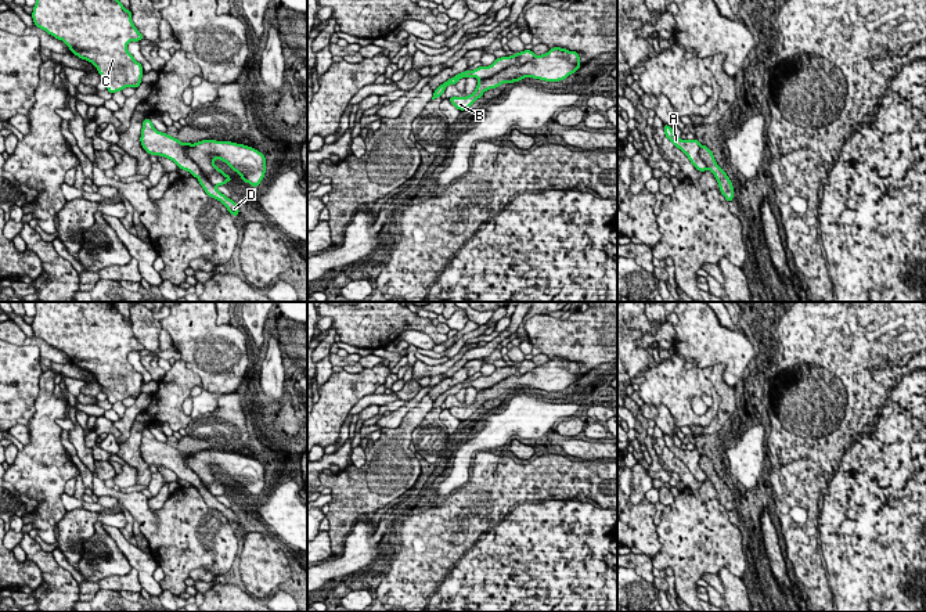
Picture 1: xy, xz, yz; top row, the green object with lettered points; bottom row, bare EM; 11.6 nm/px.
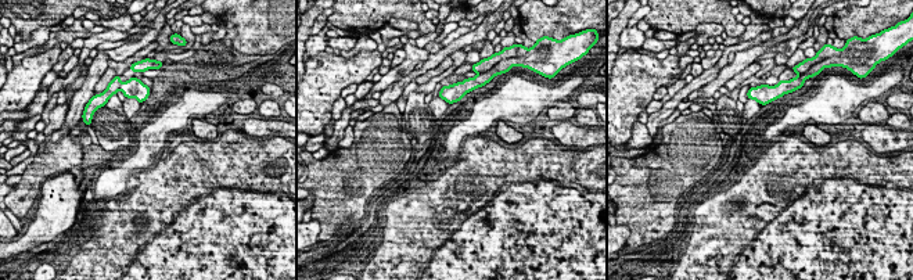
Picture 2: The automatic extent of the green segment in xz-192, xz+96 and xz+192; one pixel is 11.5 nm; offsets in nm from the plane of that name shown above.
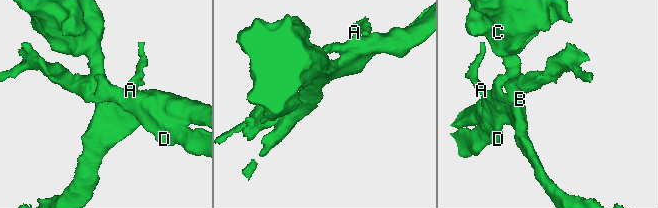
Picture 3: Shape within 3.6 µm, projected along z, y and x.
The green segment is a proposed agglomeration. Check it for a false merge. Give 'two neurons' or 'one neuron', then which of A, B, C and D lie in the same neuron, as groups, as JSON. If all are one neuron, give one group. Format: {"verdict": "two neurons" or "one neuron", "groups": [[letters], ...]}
{"verdict": "two neurons", "groups": [["A", "D"], ["B", "C"]]}

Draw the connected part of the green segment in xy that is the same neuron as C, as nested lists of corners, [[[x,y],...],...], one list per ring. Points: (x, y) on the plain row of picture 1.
[[[35,302],[35,305],[36,314],[30,324],[35,336],[62,350],[79,368],[91,372],[111,404],[140,396],[143,375],[129,363],[127,354],[140,352],[144,346],[134,336],[131,321],[126,320],[112,302]]]

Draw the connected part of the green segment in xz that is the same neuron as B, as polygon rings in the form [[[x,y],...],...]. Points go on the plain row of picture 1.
[[[554,357],[550,359],[548,363],[537,366],[523,375],[511,375],[500,384],[479,392],[475,402],[466,407],[453,406],[448,410],[457,420],[465,421],[478,408],[480,408],[484,402],[496,399],[502,393],[514,393],[525,388],[533,388],[545,392],[559,392],[574,384],[579,378],[581,378],[581,374],[577,361]]]

